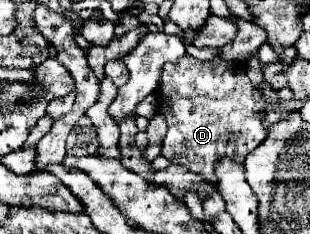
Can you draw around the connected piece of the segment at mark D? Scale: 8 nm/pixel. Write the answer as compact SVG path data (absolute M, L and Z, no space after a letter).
M185 54L175 64L163 66L157 100L159 112L165 114L169 126L161 154L173 164L187 166L209 184L217 184L215 164L219 160L229 158L243 164L247 154L267 138L267 128L263 126L267 102L237 62L227 62L219 56L201 62Z

